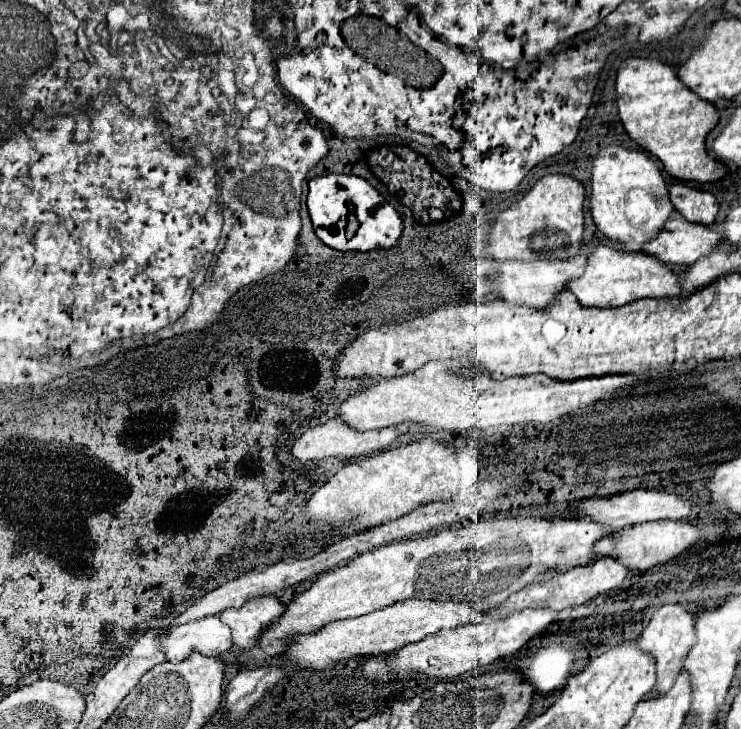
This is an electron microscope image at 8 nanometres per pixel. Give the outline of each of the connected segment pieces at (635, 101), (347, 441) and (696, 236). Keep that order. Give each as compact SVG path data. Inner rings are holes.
M627 58L619 64L615 92L619 118L627 134L657 156L667 174L695 182L711 182L725 176L725 166L705 152L705 136L717 124L719 112L711 102L691 92L671 66L651 58Z
M333 418L321 426L307 430L305 434L301 434L293 442L291 454L299 462L307 462L307 460L315 460L315 458L329 458L329 456L341 456L341 458L355 458L355 456L363 456L363 454L367 456L367 454L385 450L405 430L407 430L407 424L389 426L389 428L381 428L381 430L369 430L369 432L357 432L357 430L351 430L349 426L343 426L343 422L339 422L339 418Z
M673 216L661 232L641 246L641 250L665 264L691 264L707 254L707 250L713 250L715 242L719 242L719 234L709 226Z

